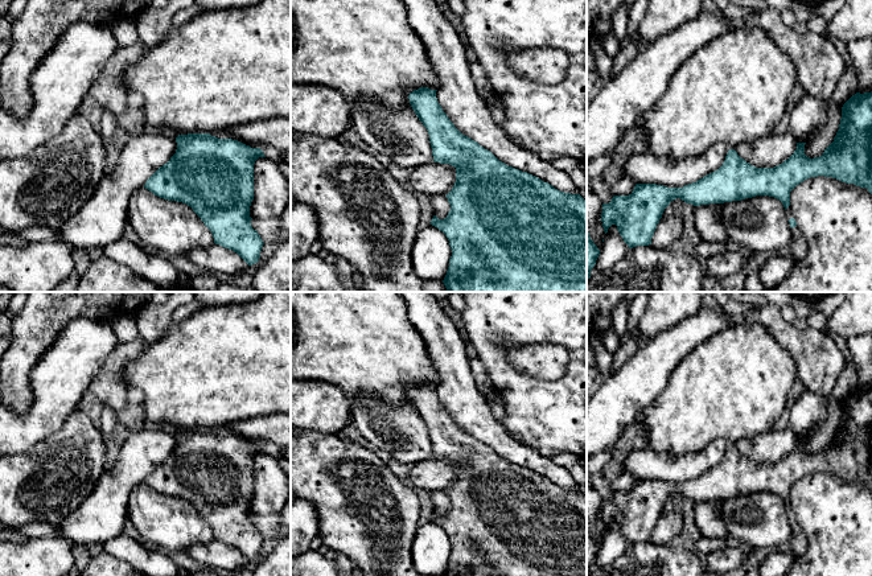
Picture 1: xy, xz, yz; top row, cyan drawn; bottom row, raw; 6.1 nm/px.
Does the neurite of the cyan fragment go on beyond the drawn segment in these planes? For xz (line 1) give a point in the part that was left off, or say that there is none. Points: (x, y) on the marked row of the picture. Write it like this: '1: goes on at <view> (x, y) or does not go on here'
1: does not go on here

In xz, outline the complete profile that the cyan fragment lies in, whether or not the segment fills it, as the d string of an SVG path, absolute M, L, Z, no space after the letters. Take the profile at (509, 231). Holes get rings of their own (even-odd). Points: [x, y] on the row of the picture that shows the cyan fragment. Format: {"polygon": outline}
{"polygon": "M420 87L410 92L408 99L428 131L433 161L456 168L456 182L445 196L451 210L444 219L433 215L431 221L445 234L452 250L443 280L447 292L587 292L587 199L506 165L462 135L443 111L436 91Z"}

